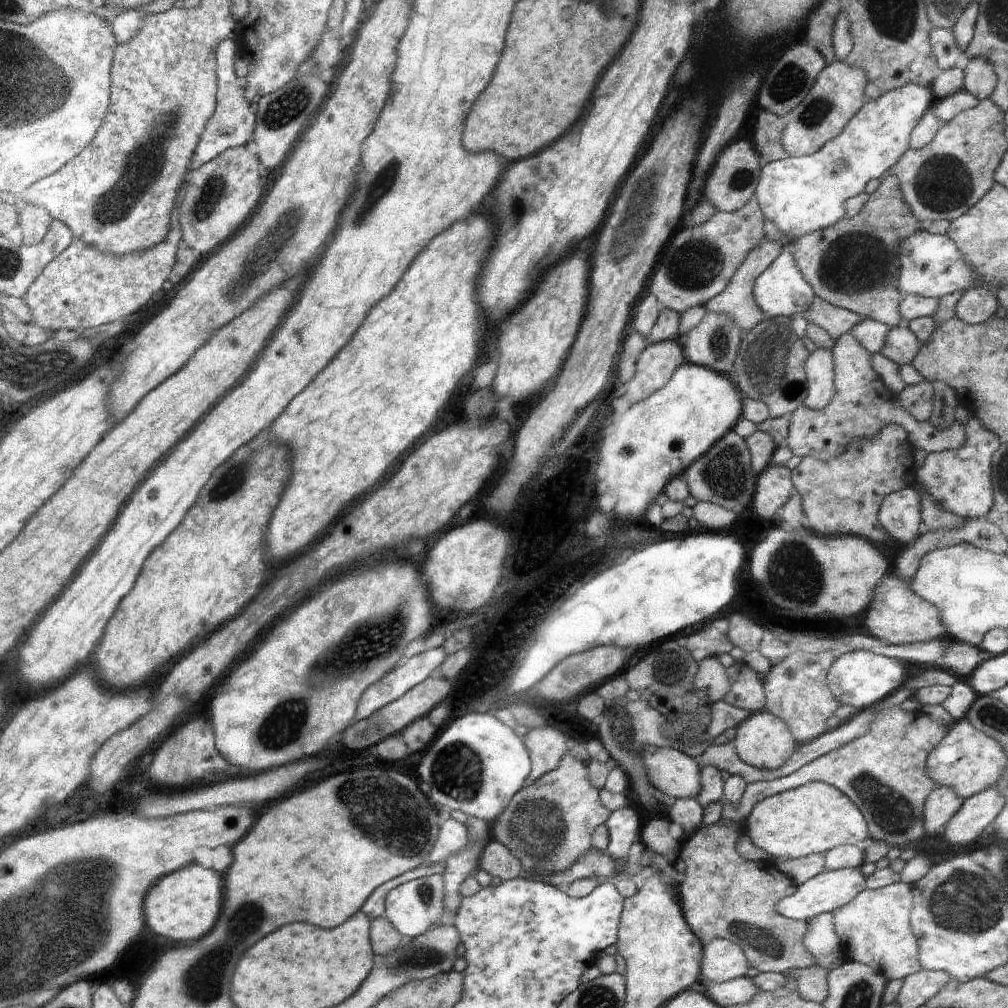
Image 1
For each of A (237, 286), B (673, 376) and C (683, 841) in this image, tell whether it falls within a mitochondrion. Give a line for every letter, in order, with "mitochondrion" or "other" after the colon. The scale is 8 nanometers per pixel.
A: mitochondrion
B: other
C: other

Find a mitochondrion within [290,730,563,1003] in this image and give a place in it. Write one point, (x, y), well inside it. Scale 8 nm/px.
(400, 824)

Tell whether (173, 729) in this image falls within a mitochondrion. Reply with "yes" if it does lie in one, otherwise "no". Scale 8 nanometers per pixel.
no

